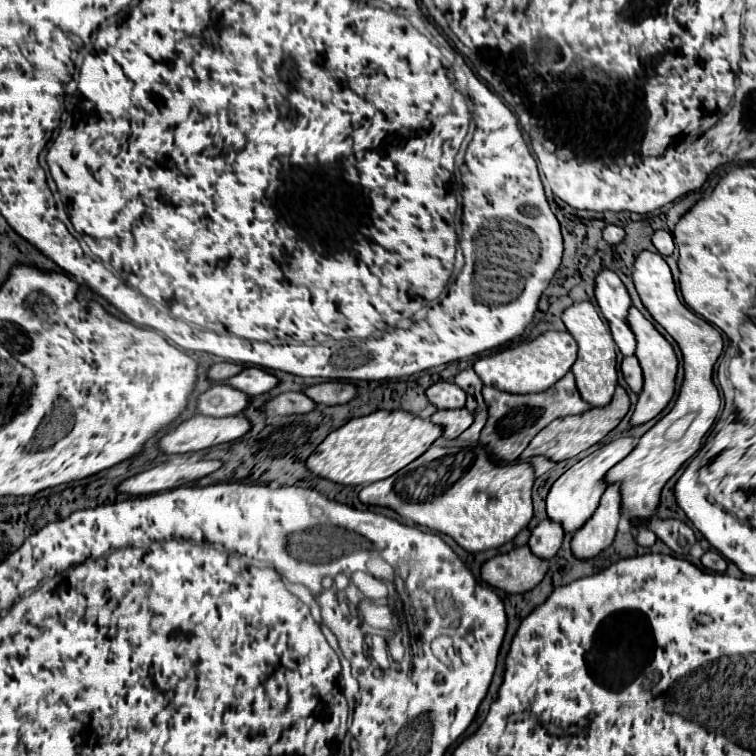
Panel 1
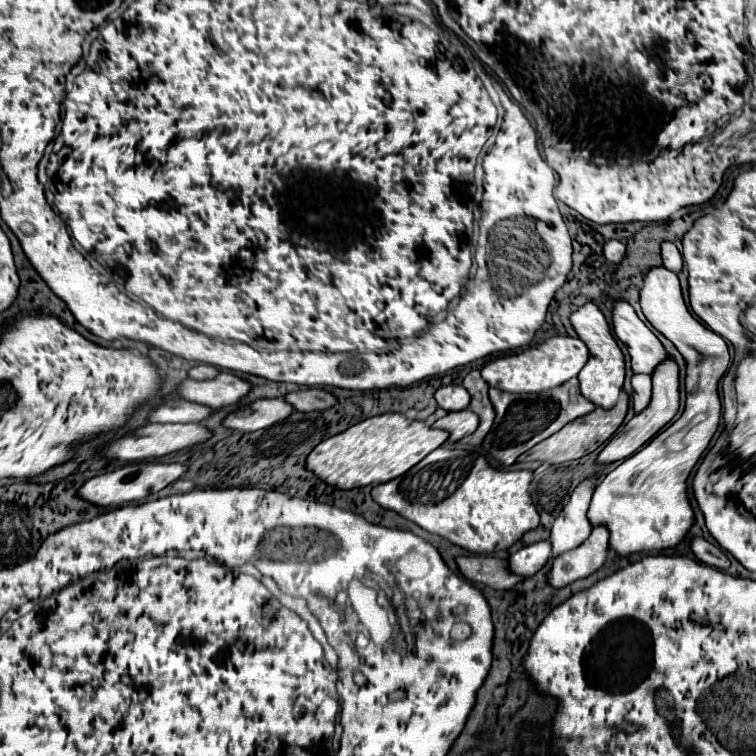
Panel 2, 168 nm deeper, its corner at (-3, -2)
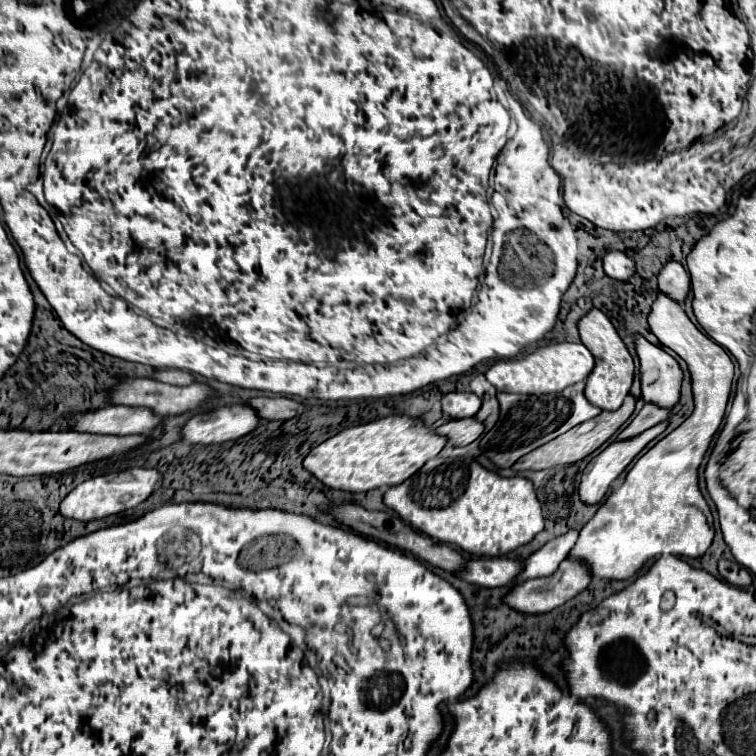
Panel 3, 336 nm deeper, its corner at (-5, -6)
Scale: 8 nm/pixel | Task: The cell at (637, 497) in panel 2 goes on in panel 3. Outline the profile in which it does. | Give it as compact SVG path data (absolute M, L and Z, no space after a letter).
M659 293L649 315L653 335L681 359L687 361L693 381L695 411L675 431L653 445L627 473L625 483L599 507L595 517L581 529L567 559L589 567L591 577L623 581L631 579L647 561L663 553L681 557L703 557L715 537L711 509L699 489L697 469L724 417L733 383L733 363L723 347L703 335L667 295Z

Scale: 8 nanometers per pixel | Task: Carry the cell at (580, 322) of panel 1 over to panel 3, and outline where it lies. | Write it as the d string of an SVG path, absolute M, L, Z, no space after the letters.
M595 307L579 321L579 333L581 333L581 341L585 343L585 347L595 357L595 369L587 377L585 397L589 399L589 403L593 403L599 409L615 411L615 409L621 407L623 399L629 395L629 389L633 385L633 375L635 375L633 357L627 351L623 339L617 335L609 317Z

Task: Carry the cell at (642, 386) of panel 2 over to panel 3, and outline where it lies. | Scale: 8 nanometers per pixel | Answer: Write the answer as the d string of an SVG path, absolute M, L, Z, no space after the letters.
M645 403L645 407L639 411L639 415L617 435L615 441L627 441L659 423L663 423L665 419L669 417L669 411L657 407L657 405L651 405L651 403Z

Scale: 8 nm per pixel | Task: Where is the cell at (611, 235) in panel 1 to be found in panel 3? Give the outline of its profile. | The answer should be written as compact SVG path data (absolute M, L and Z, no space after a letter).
M609 251L603 257L603 269L615 281L629 281L635 275L635 261L621 251Z

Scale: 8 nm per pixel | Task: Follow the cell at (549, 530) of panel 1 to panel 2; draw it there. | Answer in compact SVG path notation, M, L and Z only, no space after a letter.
M537 541L537 543L527 545L527 547L519 549L517 553L513 553L509 557L509 563L511 563L513 573L523 575L523 577L531 577L539 569L543 569L549 559L551 559L551 543Z

